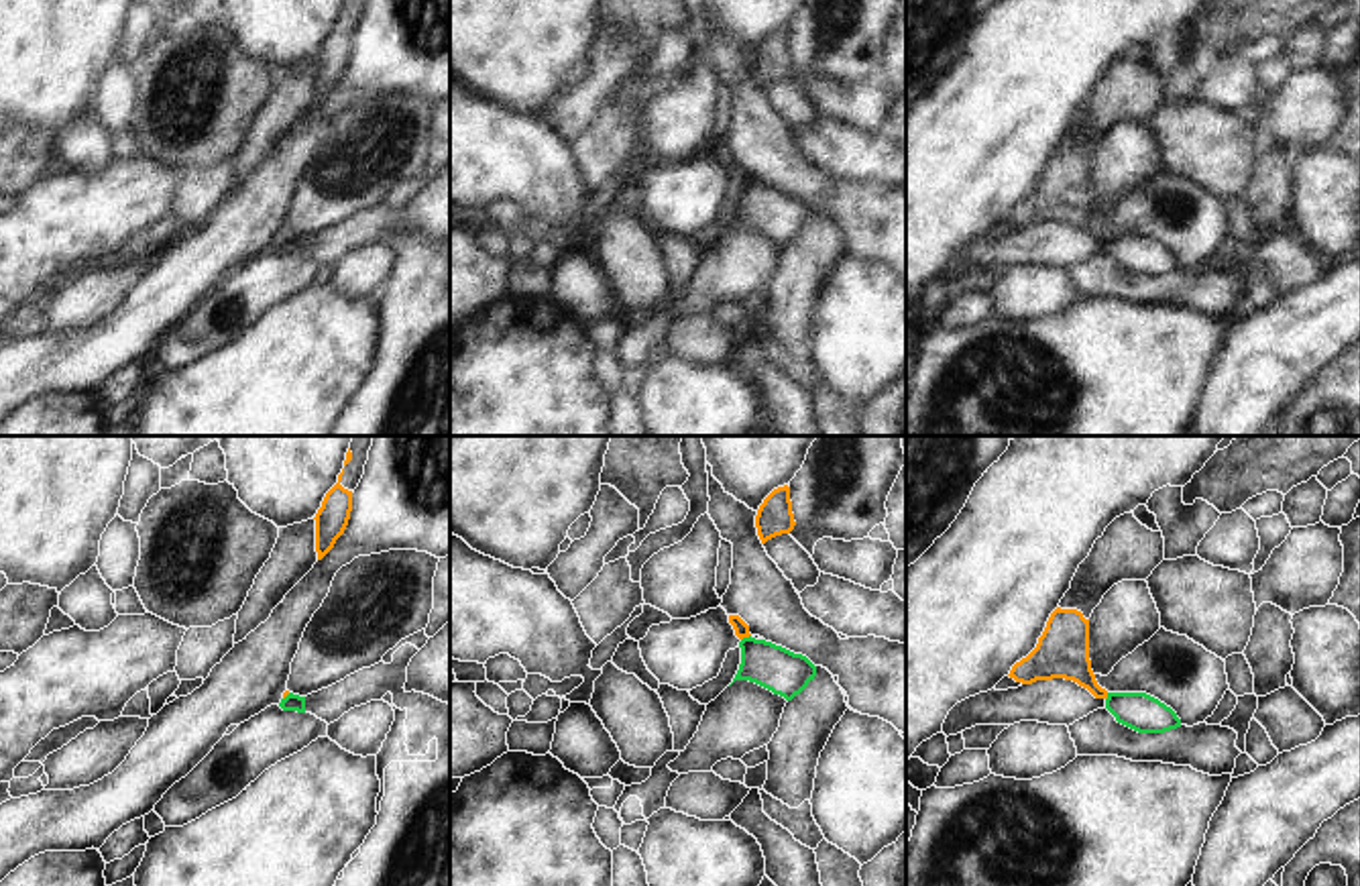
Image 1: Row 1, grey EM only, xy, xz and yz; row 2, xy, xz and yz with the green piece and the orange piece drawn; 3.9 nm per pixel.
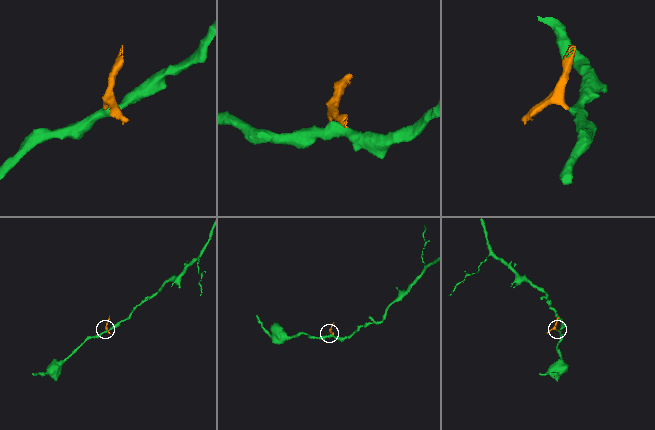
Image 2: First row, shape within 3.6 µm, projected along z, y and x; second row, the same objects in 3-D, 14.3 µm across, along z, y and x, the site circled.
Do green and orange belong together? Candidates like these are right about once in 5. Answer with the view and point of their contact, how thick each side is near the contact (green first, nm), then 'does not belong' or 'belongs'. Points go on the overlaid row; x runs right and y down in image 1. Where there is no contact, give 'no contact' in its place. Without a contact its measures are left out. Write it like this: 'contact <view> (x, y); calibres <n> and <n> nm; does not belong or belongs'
contact xz (746, 638); calibres 180 and 60 nm; does not belong

